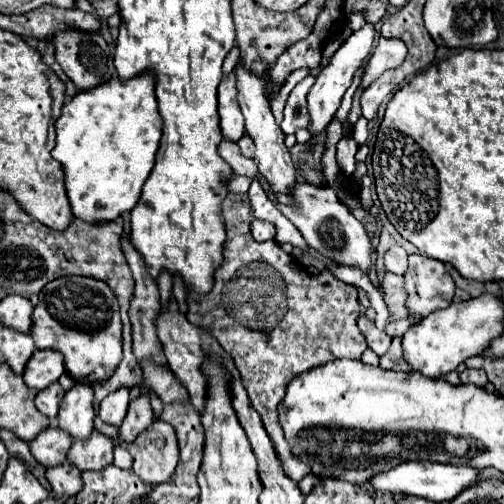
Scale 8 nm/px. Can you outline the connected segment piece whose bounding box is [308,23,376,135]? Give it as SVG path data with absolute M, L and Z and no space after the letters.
M370 23L364 25L362 29L354 31L354 33L338 47L338 51L330 57L328 65L326 65L326 67L320 71L320 75L316 77L316 83L314 83L314 87L310 89L310 93L308 93L308 111L310 111L310 119L312 119L310 133L312 133L312 135L324 131L326 125L332 121L336 109L340 107L340 101L342 101L346 89L352 85L354 73L358 71L358 67L360 67L360 65L366 61L366 57L370 55L374 37L376 37L376 31L374 31L374 25L370 25Z

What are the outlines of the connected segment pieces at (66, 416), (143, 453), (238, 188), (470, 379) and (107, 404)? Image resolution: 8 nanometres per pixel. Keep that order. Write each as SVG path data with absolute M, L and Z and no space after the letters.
M76 383L70 391L66 391L62 403L60 403L60 415L58 415L58 427L68 431L72 439L86 439L94 429L94 391L88 383Z
M154 421L154 425L140 433L134 441L122 441L120 447L134 457L132 473L136 473L140 481L148 485L162 485L172 479L178 463L178 439L172 425Z
M232 173L230 179L226 179L226 187L230 193L246 193L248 187L250 187L250 177L244 177L244 175L238 175L238 173Z
M466 369L466 371L462 373L462 381L464 381L464 383L474 383L474 385L478 385L478 387L484 387L484 385L488 383L486 373L484 373L482 369Z
M120 387L118 391L114 391L114 393L110 393L108 397L102 399L98 415L100 415L100 419L104 423L120 425L122 419L126 417L128 403L130 403L130 389L128 387Z

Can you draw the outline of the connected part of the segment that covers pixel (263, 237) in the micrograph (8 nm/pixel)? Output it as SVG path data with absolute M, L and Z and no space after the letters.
M254 219L252 221L252 225L250 225L250 229L252 229L252 237L256 239L256 241L270 241L270 239L274 239L274 235L276 235L276 227L274 227L274 223L270 223L270 221L260 221L260 219Z

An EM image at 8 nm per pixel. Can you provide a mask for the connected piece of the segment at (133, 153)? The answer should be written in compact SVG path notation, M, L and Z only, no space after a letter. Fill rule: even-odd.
M144 73L144 77L132 77L132 81L112 81L98 85L96 89L78 91L64 107L56 121L56 147L52 157L64 165L66 191L72 205L72 213L84 221L114 221L124 211L134 209L140 199L144 181L148 179L162 135L162 117L156 101L156 81Z

